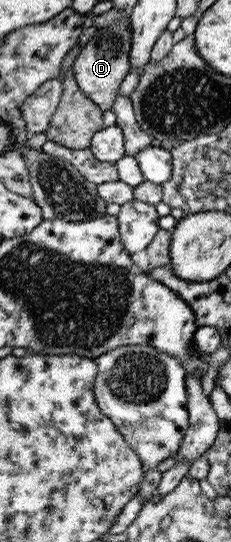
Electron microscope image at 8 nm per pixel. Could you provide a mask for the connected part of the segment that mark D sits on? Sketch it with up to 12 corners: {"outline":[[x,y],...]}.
{"outline":[[128,17],[101,28],[72,64],[79,89],[112,111],[131,69]]}

